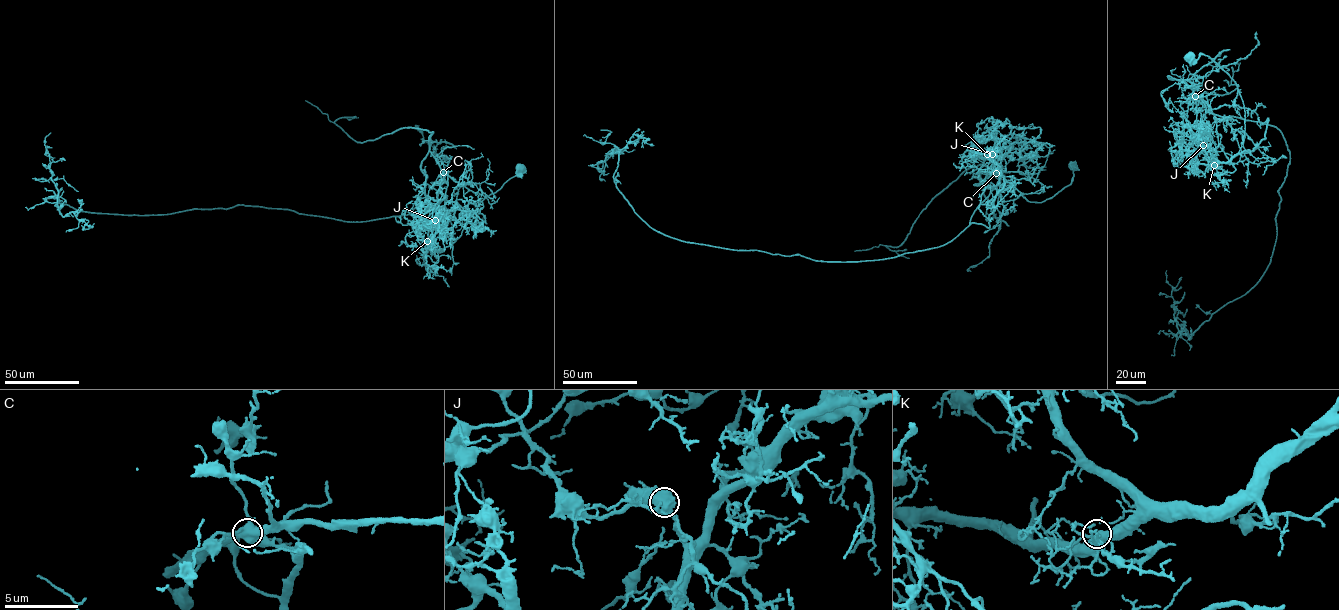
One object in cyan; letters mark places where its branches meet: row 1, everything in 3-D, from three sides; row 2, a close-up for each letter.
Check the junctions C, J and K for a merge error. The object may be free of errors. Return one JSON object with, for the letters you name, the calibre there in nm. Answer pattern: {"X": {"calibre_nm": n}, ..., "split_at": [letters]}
{"C": {"calibre_nm": 600}, "split_at": ["C"]}

